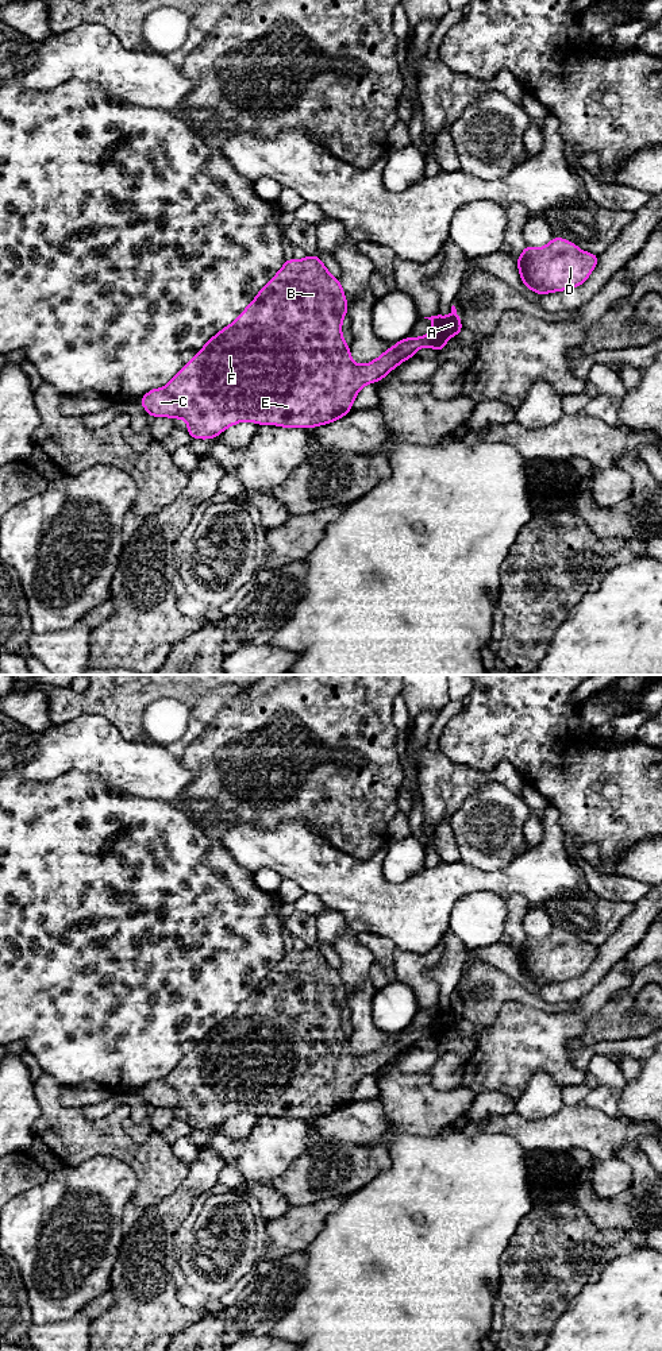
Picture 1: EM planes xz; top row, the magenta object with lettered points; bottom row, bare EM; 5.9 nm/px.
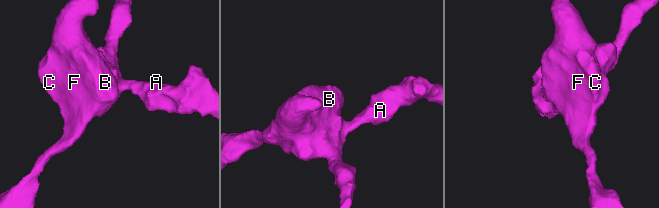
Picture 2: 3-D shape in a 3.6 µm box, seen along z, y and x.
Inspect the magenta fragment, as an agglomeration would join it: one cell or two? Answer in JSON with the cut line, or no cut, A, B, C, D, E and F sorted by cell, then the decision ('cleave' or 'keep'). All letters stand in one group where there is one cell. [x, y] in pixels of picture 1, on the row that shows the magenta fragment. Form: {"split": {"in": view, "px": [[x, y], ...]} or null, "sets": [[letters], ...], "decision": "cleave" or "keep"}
{"split": null, "sets": [["A", "B", "C", "D", "E", "F"]], "decision": "keep"}

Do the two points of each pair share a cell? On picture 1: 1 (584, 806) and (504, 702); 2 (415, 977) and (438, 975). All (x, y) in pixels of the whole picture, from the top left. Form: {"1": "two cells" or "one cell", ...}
{"1": "one cell", "2": "two cells"}

